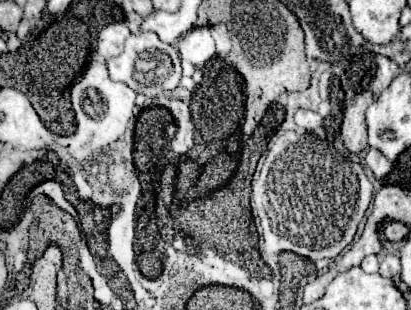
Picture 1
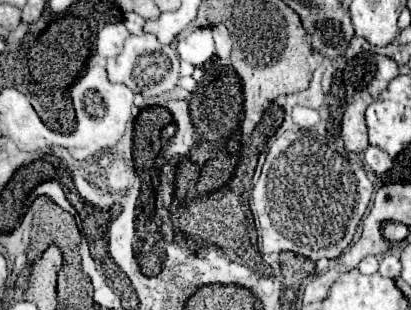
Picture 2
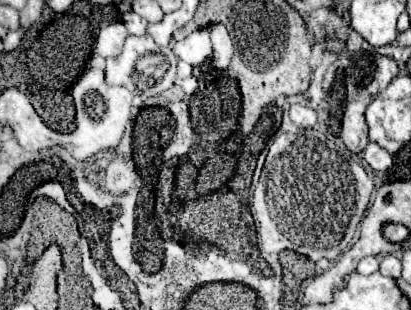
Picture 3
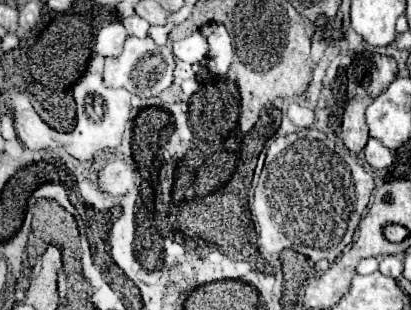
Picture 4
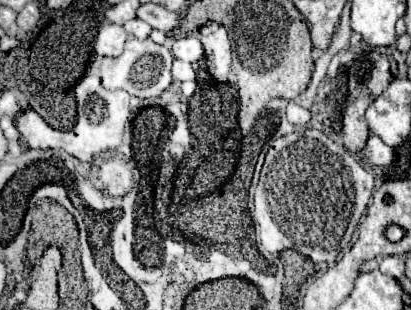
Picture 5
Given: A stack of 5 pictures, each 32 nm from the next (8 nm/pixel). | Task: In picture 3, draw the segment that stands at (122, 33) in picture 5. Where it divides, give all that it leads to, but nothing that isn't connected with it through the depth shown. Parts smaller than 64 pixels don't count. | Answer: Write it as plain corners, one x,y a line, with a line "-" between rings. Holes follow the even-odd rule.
112,22
100,28
96,36
96,52
104,58
108,56
118,56
122,52
122,44
126,40
128,32
122,22

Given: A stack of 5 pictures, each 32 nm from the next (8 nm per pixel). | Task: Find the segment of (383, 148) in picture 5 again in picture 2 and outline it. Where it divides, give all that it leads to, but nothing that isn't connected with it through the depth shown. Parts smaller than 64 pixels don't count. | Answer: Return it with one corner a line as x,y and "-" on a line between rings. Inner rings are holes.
368,146
366,148
366,152
364,152
364,160
366,160
366,164
376,172
376,174
384,174
384,172
388,172
390,168
392,168
392,158
384,152
384,150
380,150
380,148
376,148
376,146

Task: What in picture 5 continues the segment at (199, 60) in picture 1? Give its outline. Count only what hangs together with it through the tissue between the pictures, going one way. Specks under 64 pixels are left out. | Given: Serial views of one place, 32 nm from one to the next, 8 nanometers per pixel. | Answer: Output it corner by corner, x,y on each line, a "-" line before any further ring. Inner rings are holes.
180,38
180,40
174,40
172,54
174,58
180,58
184,62
198,62
204,56
204,48
196,38

